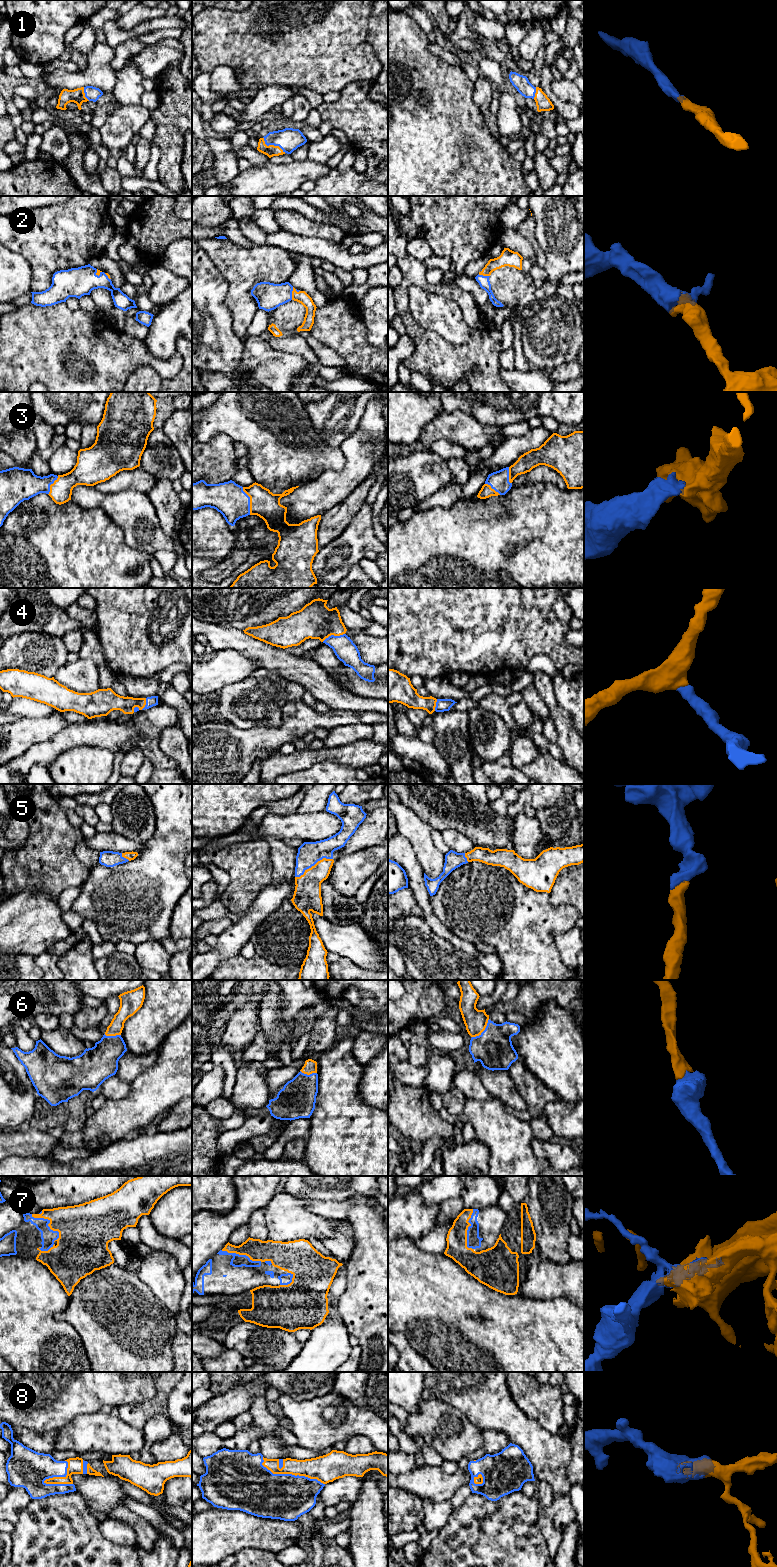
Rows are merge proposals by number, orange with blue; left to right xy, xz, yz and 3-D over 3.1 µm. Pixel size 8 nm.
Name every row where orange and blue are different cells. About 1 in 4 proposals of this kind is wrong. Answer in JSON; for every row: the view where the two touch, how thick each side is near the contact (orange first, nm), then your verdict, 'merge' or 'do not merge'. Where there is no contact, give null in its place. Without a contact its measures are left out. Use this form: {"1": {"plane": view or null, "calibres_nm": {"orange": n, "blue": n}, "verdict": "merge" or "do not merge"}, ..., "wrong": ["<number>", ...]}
{"1": {"plane": "xz", "calibres_nm": {"orange": 90, "blue": 190}, "verdict": "merge"}, "2": {"plane": "xz", "calibres_nm": {"orange": 100, "blue": 220}, "verdict": "merge"}, "3": {"plane": "xz", "calibres_nm": {"orange": 220, "blue": 260}, "verdict": "merge"}, "4": {"plane": "xz", "calibres_nm": {"orange": 300, "blue": 180}, "verdict": "merge"}, "5": {"plane": "xz", "calibres_nm": {"orange": 220, "blue": 190}, "verdict": "merge"}, "6": {"plane": "yz", "calibres_nm": {"orange": 180, "blue": 300}, "verdict": "merge"}, "7": {"plane": "xy", "calibres_nm": {"orange": 360, "blue": 120}, "verdict": "merge"}, "8": {"plane": "xz", "calibres_nm": {"orange": 190, "blue": 360}, "verdict": "merge"}, "wrong": []}

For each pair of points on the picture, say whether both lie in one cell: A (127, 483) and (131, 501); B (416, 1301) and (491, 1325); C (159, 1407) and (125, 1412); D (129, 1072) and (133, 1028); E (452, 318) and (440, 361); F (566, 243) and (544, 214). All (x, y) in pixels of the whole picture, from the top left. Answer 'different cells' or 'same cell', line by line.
A: different cells
B: same cell
C: same cell
D: different cells
E: different cells
F: same cell

